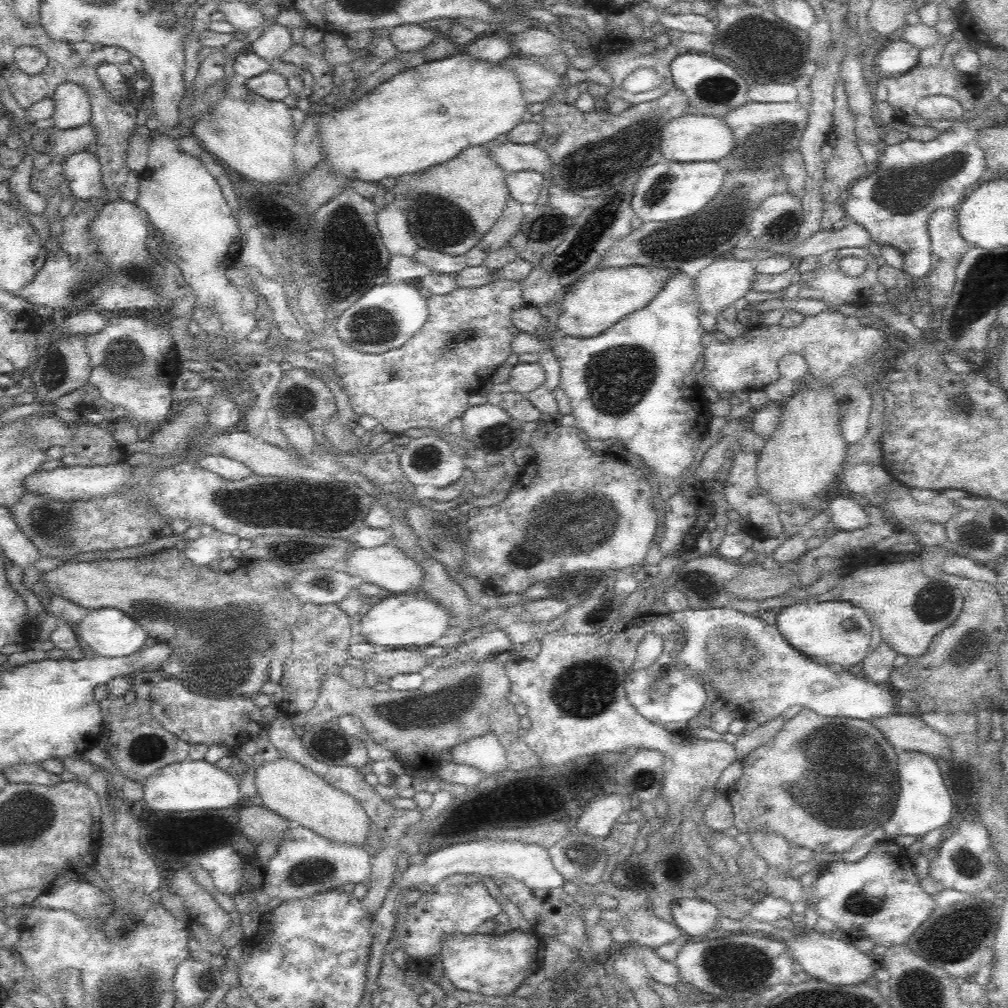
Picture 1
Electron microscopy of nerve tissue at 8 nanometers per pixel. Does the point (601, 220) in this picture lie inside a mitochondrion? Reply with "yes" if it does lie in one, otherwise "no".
yes

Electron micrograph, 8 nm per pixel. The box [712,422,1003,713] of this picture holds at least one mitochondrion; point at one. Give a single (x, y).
(930, 604)

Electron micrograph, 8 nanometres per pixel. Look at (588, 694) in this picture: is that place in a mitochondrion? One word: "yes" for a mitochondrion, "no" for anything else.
yes

